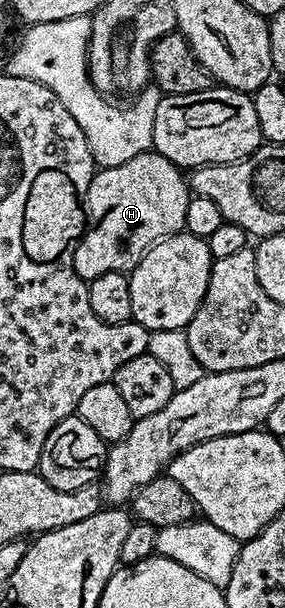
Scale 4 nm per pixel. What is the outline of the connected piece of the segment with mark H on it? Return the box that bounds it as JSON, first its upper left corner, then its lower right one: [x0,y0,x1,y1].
[71,152,192,280]

